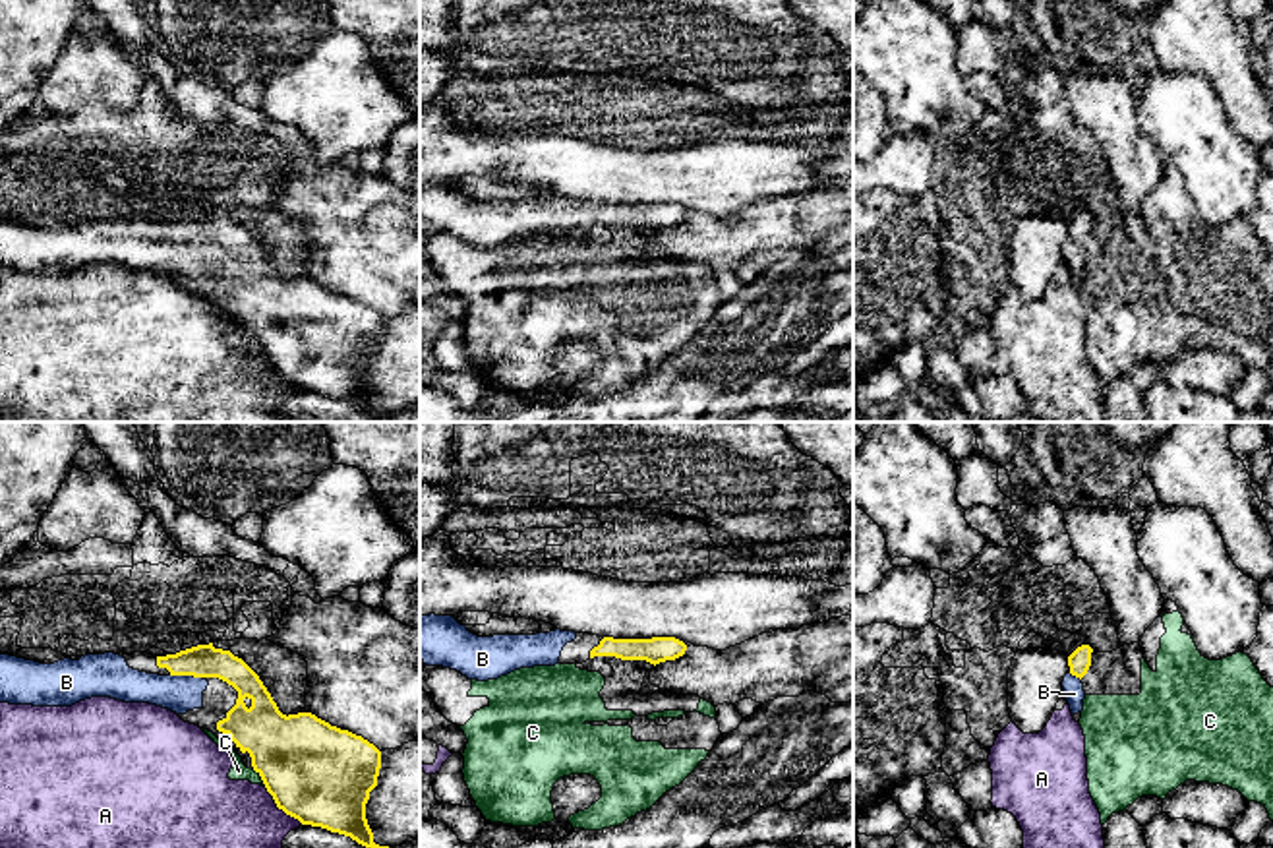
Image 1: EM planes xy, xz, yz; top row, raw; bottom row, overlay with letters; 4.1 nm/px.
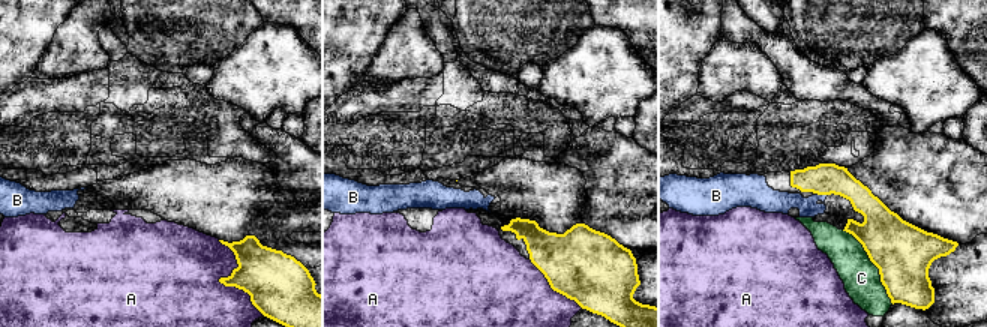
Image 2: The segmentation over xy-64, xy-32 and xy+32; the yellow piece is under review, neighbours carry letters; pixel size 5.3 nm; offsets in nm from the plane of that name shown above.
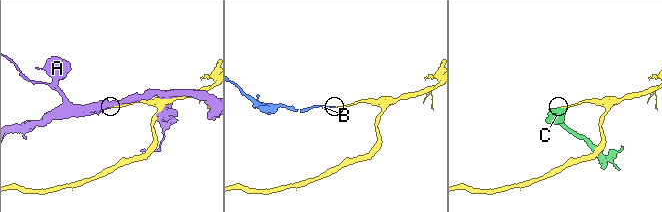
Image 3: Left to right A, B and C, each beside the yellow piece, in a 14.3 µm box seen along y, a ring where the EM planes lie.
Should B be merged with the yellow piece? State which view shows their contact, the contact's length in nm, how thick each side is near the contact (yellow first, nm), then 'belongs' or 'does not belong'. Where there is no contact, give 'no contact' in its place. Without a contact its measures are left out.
xy | 140 nm | 140/160 nm | belongs

